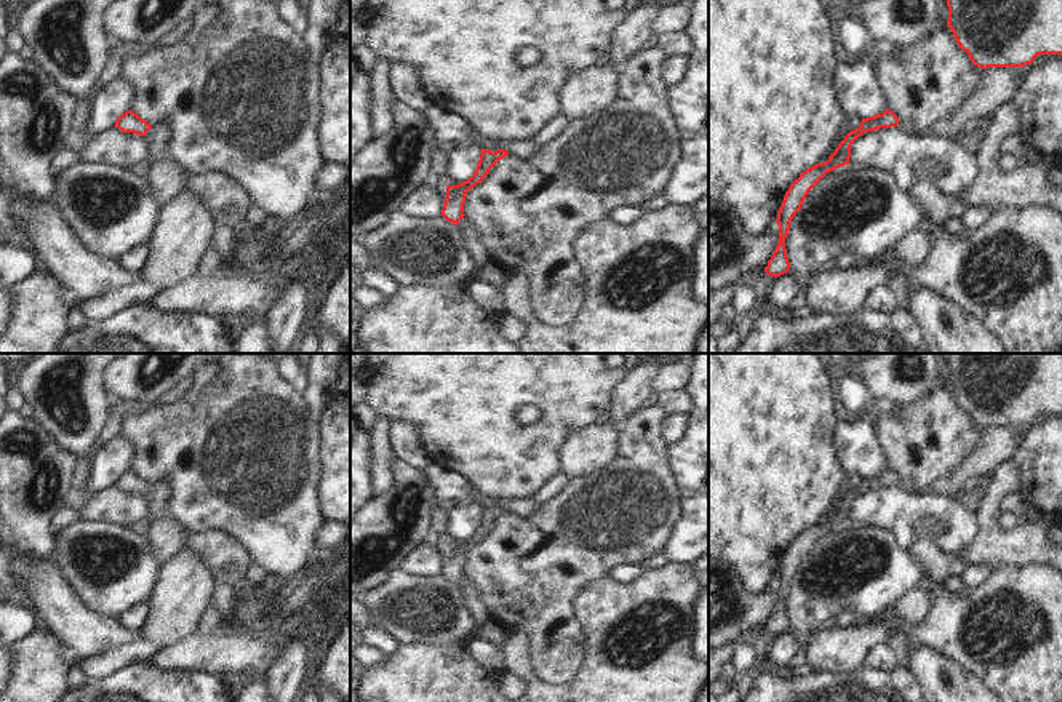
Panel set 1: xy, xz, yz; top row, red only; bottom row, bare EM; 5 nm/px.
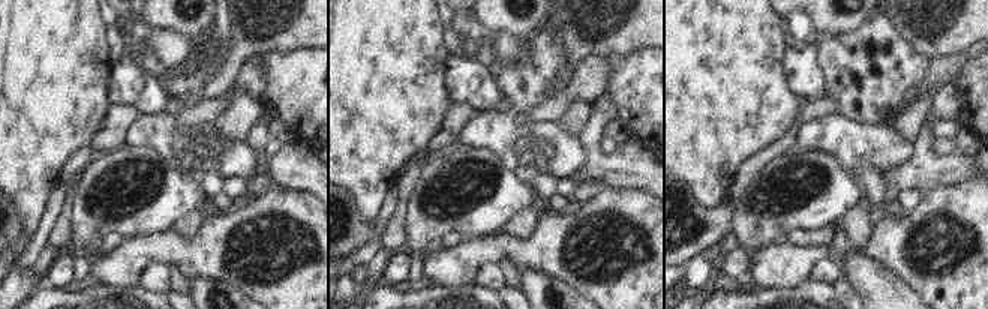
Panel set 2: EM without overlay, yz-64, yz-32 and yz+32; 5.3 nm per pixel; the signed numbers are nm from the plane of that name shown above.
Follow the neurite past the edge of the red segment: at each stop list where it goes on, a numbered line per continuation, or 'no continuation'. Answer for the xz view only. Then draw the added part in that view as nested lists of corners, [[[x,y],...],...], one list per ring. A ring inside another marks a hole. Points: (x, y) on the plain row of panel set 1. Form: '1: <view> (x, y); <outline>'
no continuation

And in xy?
no continuation

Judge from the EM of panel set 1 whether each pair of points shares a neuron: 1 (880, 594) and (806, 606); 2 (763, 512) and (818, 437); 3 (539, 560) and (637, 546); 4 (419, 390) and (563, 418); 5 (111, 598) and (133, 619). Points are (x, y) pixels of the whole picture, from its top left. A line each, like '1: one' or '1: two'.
1: one
2: one
3: one
4: one
5: two

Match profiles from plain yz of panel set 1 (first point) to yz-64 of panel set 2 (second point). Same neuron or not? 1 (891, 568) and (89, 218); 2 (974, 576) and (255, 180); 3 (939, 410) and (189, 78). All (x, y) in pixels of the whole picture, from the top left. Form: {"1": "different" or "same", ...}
{"1": "same", "2": "same", "3": "same"}

